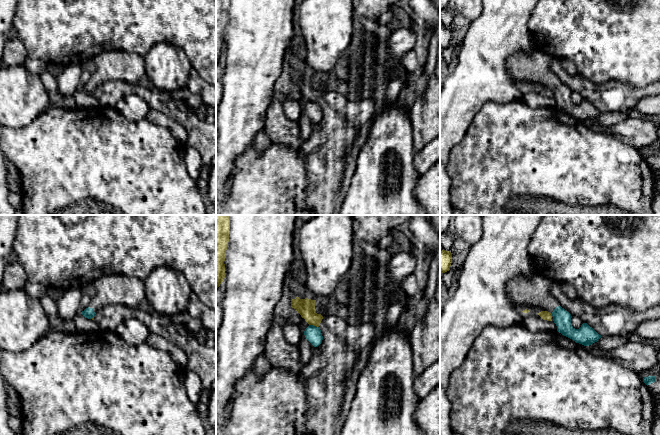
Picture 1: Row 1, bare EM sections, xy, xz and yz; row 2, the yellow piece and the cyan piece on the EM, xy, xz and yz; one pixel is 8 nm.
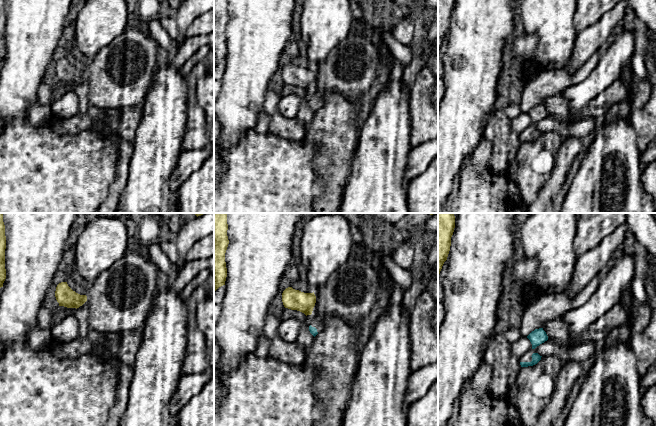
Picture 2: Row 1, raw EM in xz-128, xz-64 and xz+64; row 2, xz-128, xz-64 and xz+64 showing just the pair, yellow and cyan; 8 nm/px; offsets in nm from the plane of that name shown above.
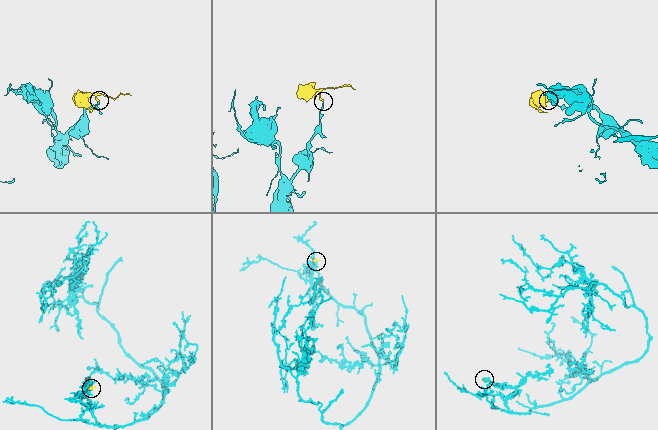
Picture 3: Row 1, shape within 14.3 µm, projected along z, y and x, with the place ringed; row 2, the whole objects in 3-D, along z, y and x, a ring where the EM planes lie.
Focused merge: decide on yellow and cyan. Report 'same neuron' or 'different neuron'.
different neuron

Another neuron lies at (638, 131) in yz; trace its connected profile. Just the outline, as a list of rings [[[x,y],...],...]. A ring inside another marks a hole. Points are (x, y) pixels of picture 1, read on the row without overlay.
[[[632,113],[627,119],[611,126],[600,125],[592,121],[587,124],[594,131],[609,133],[639,152],[657,143],[659,138],[660,122],[656,124],[652,117],[636,113]]]

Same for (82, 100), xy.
[[[81,88],[74,95],[76,108],[95,108],[99,106],[99,101],[92,95],[85,94]]]

